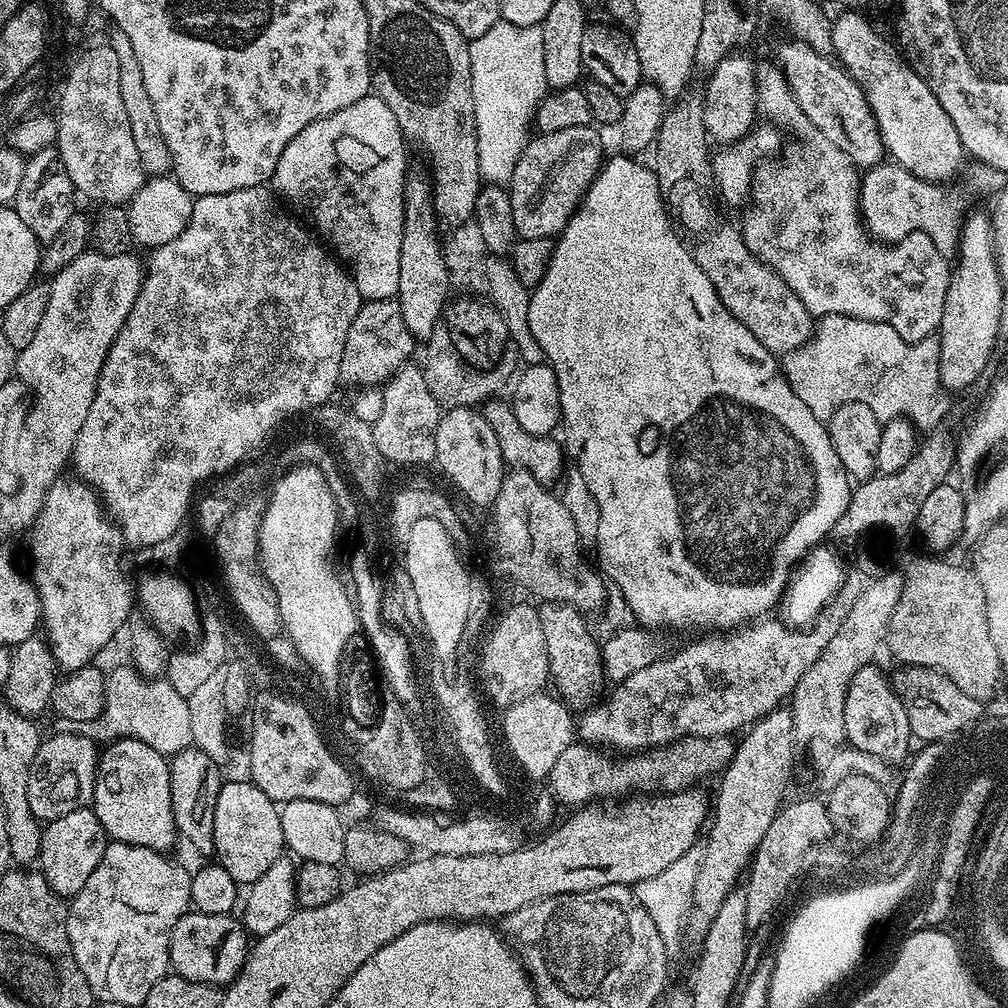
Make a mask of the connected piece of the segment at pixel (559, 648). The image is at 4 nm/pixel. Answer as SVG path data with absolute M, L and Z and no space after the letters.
M544 602L538 608L542 638L546 638L546 654L548 655L548 674L551 683L556 683L555 691L560 700L573 713L583 714L596 707L598 701L605 695L604 658L601 645L596 644L588 624L583 620L581 609L569 604L553 604Z

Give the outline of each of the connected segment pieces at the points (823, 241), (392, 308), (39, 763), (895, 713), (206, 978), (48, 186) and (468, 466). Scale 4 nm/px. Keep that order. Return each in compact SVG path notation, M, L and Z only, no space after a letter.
M775 62L756 65L756 106L765 121L775 122L785 133L793 132L800 140L783 149L782 155L776 158L781 160L773 159L756 165L752 174L750 203L743 209L744 245L759 260L770 265L786 286L802 298L802 306L806 306L813 317L842 314L882 322L886 326L894 326L901 338L911 344L933 335L942 322L946 290L952 277L949 257L942 255L925 232L911 232L896 244L882 244L870 239L860 215L861 173L852 159L842 154L834 142L822 138L820 131L806 118L784 72Z
M364 300L354 322L346 334L346 346L342 350L339 383L353 386L383 386L401 367L401 356L412 347L408 339L408 327L402 322L400 304L391 300Z
M57 731L56 736L41 739L40 749L28 771L28 801L36 819L47 822L85 807L96 788L97 745L78 733Z
M875 663L862 666L858 674L850 678L850 690L846 690L844 740L851 747L874 754L874 758L883 760L889 766L903 765L909 759L914 745L910 718L906 718L906 706L902 706L898 694L892 688L891 679L886 672L884 676L883 670L876 667Z
M195 910L185 912L184 917L174 926L170 938L168 959L175 975L190 982L227 986L239 974L248 957L250 936L243 923L235 915L219 912L202 914Z
M55 146L38 150L38 154L25 159L22 183L18 186L14 207L18 218L22 218L26 226L30 226L41 245L49 244L54 234L58 234L58 230L62 230L62 226L70 222L74 211L72 196L74 197L74 189L70 182L70 174L66 174L66 166Z
M472 406L447 409L436 427L434 446L435 463L446 470L449 485L455 491L457 488L472 504L490 506L495 502L498 490L502 490L506 465L498 446L498 438L490 422L486 422L483 411Z

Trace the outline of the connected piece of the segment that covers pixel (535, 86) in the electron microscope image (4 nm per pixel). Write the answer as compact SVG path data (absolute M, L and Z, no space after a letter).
M499 23L490 26L486 34L469 43L470 74L472 75L472 101L474 102L474 126L478 144L478 170L481 181L489 185L507 185L514 174L514 166L528 145L530 131L536 119L536 107L546 95L544 63L542 62L542 34L539 27L514 26Z

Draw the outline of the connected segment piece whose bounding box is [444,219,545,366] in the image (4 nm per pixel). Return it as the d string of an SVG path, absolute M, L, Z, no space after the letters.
M474 219L461 221L459 227L451 231L449 242L445 243L445 260L449 279L456 278L489 278L486 282L464 282L461 284L461 293L488 298L496 310L503 315L507 326L514 334L519 359L526 365L545 363L542 348L534 338L529 326L529 298L531 291L525 287L511 265L501 257L492 255L480 234L480 228Z

